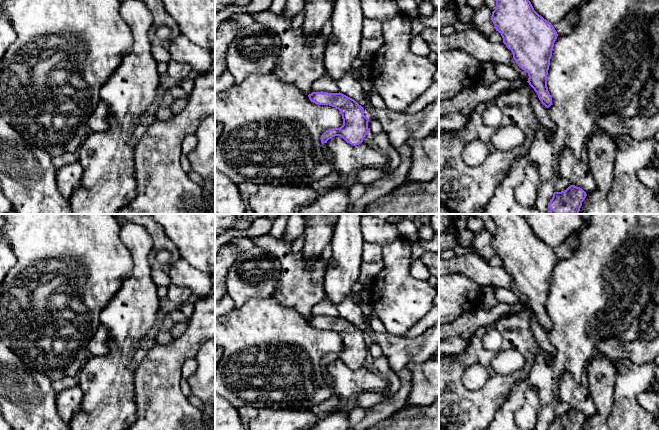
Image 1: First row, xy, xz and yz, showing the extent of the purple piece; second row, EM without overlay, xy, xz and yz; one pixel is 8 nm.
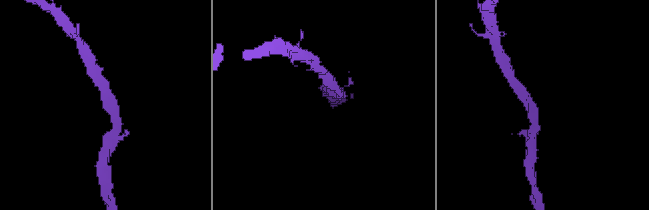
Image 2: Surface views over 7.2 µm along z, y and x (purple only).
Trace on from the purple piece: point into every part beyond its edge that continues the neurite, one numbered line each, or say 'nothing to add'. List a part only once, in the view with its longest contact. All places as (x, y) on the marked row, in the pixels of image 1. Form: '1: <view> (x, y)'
1: xz (328, 157)

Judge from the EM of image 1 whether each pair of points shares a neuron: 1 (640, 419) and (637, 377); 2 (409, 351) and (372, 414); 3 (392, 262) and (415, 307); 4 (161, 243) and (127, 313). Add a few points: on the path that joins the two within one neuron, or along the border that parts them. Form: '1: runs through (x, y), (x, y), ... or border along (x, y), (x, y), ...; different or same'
1: runs through (631, 409), (631, 387); same
2: runs through (403, 369), (404, 391), (390, 405); same
3: runs through (396, 273), (396, 288), (404, 296); same
4: border along (153, 242), (148, 256), (151, 268); different

